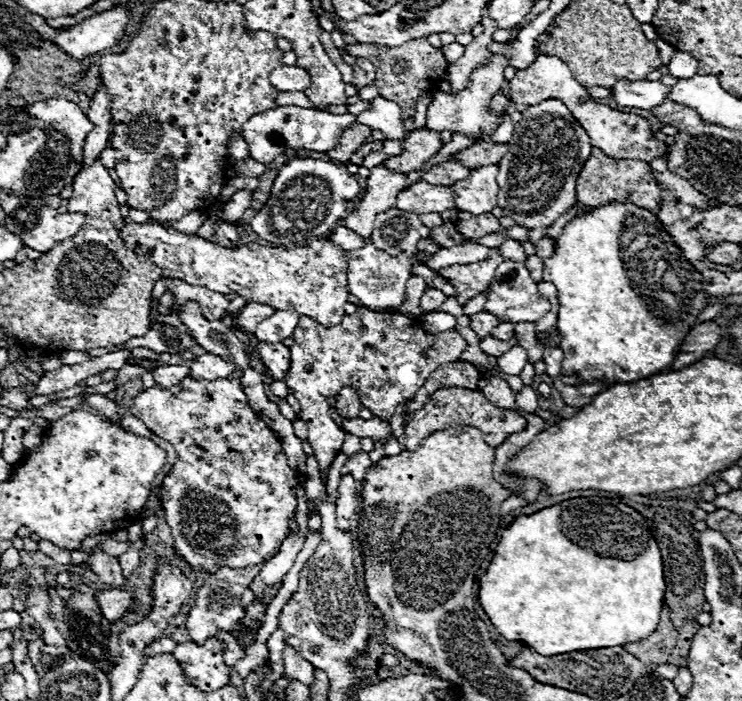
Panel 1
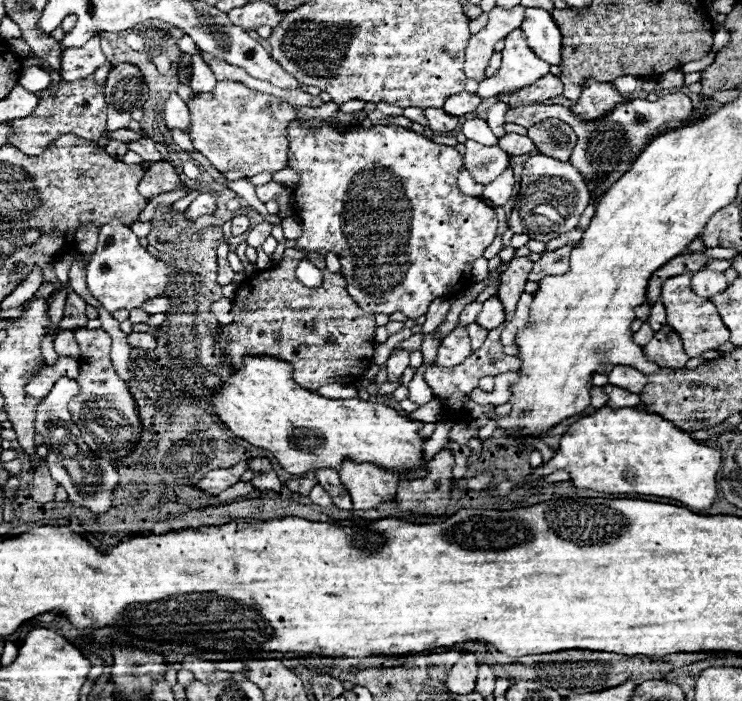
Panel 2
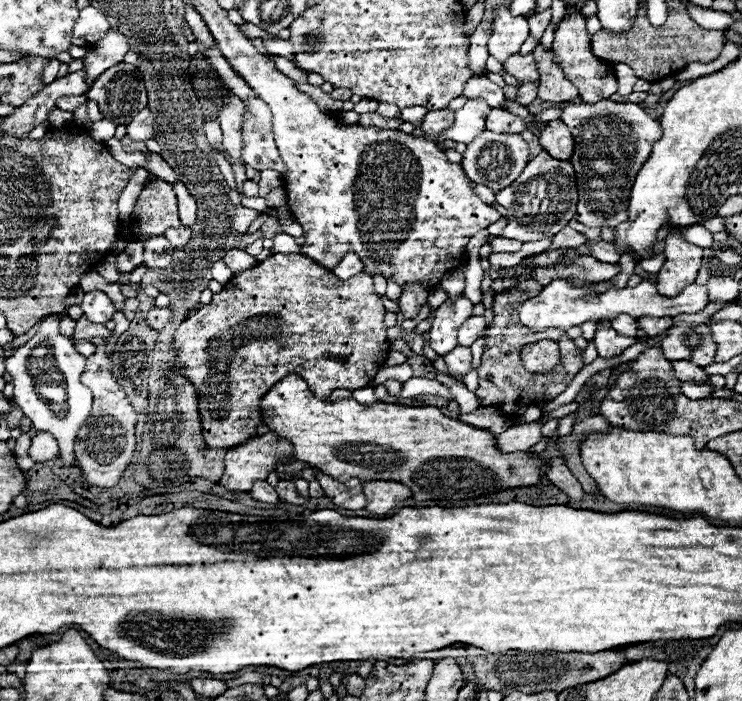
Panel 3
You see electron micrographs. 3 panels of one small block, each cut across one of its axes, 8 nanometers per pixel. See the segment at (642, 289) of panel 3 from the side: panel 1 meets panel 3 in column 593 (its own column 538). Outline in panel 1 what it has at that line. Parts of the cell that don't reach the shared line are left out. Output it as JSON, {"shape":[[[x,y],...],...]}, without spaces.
{"shape":[[[504,260],[490,286],[488,286],[488,298],[484,304],[484,310],[488,310],[490,314],[494,314],[500,322],[538,322],[540,318],[544,318],[544,314],[548,314],[552,308],[552,304],[538,294],[536,282],[530,278],[526,266],[522,262],[510,262]]]}

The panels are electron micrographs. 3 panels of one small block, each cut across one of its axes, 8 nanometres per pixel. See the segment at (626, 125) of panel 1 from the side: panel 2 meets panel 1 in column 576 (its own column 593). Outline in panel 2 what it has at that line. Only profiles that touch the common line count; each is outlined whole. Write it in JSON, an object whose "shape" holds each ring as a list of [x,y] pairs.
{"shape":[[[586,82],[578,104],[572,106],[572,112],[584,120],[598,120],[622,102],[628,102],[628,98],[620,96],[610,82]]]}

